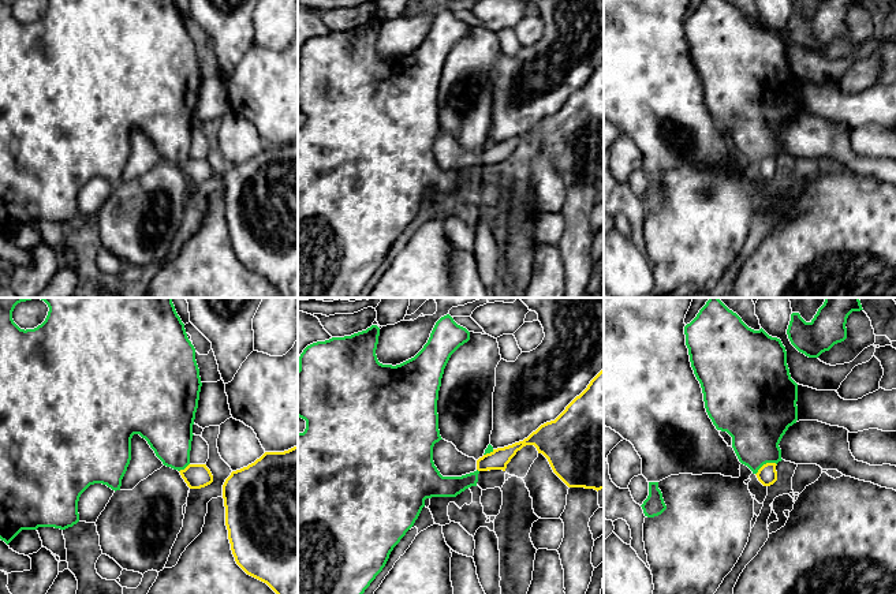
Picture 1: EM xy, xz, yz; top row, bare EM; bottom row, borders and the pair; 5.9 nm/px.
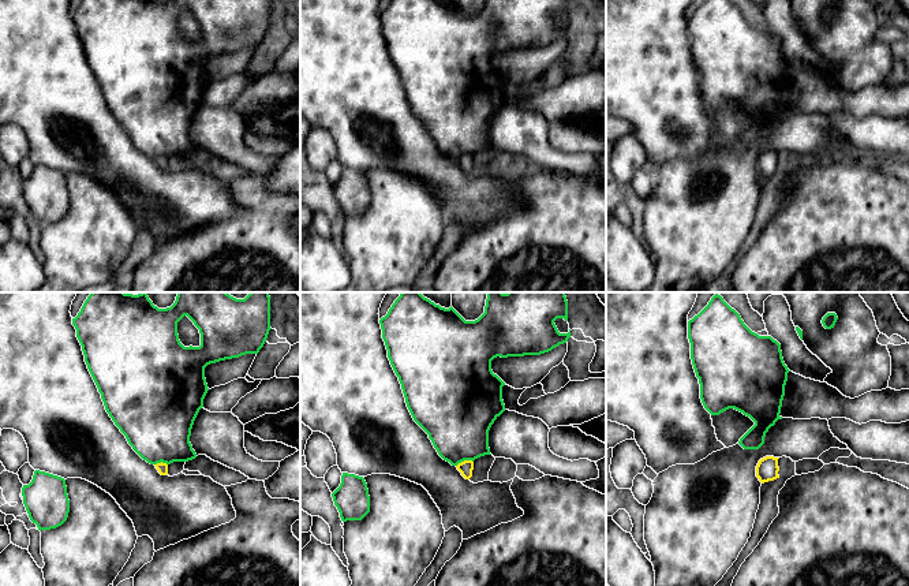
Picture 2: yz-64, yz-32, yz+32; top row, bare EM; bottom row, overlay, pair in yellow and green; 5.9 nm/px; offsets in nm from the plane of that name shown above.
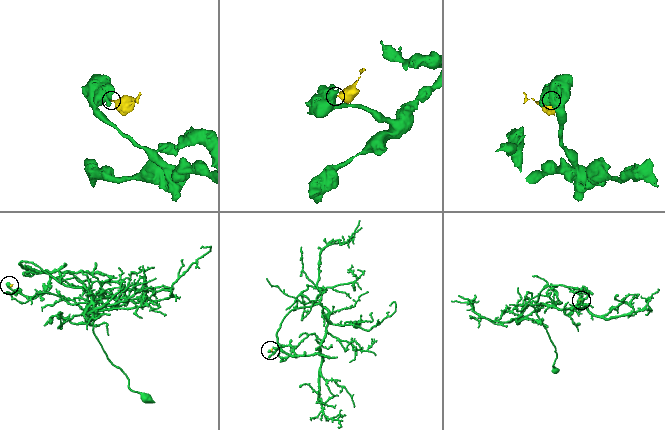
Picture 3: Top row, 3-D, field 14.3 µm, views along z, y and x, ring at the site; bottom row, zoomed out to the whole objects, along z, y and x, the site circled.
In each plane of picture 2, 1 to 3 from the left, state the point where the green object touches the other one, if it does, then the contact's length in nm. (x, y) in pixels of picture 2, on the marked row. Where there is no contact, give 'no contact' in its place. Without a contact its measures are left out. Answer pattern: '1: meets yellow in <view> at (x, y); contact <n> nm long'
1: meets yellow in yz-64 at (161, 462); contact 80 nm long
2: meets yellow in yz-32 at (464, 461); contact 110 nm long
3: no contact

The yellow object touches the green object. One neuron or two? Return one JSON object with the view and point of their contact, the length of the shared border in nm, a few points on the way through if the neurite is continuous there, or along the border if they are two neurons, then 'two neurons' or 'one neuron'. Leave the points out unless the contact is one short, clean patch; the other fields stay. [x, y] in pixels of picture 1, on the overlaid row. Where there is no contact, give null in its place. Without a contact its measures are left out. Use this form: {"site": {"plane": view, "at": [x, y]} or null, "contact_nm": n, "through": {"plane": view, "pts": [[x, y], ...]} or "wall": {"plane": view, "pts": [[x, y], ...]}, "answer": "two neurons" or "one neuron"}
{"site": {"plane": "yz", "at": [766, 463]}, "contact_nm": 140, "wall": {"plane": "yz", "pts": [[776, 463], [765, 463], [756, 474]]}, "answer": "two neurons"}

